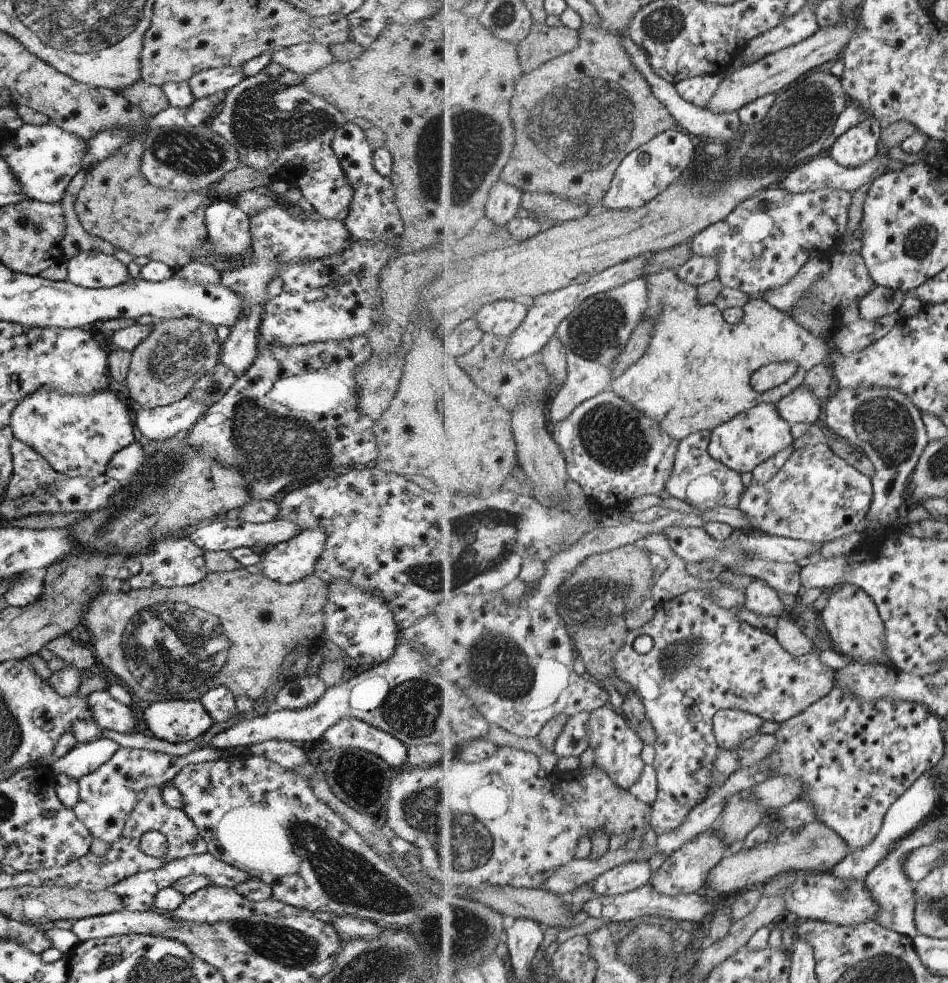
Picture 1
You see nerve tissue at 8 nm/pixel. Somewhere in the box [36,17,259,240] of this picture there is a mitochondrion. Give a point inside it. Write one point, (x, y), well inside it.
(189, 156)

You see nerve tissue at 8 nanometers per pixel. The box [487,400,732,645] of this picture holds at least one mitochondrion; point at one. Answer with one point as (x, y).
(594, 600)

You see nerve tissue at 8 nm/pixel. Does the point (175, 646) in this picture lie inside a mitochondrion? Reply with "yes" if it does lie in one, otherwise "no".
yes

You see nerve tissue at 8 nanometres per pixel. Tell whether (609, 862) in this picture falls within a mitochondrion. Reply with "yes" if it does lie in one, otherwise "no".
no

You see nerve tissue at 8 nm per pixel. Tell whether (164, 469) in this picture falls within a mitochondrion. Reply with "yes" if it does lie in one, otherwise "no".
yes

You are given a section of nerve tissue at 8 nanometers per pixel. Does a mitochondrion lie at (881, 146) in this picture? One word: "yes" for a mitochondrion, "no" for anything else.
no

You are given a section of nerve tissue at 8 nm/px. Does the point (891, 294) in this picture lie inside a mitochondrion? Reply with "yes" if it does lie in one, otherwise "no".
no

